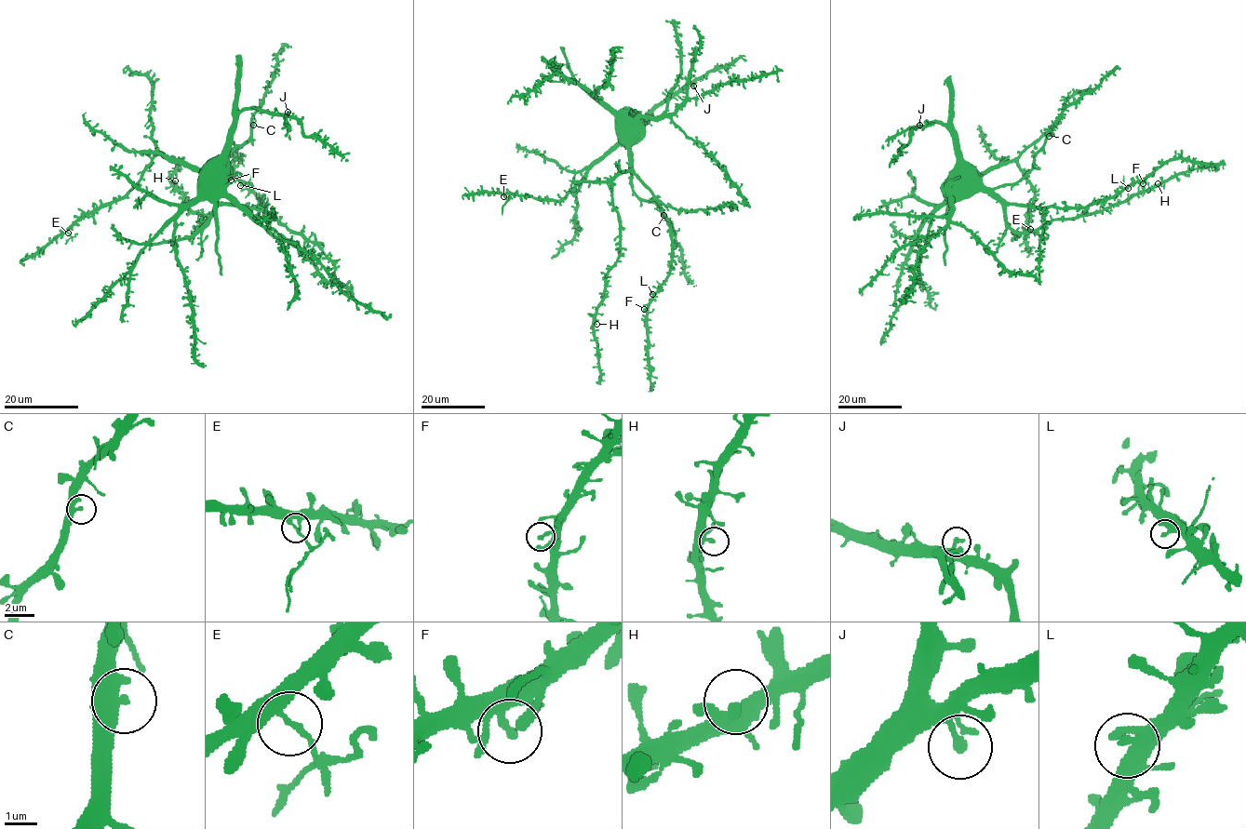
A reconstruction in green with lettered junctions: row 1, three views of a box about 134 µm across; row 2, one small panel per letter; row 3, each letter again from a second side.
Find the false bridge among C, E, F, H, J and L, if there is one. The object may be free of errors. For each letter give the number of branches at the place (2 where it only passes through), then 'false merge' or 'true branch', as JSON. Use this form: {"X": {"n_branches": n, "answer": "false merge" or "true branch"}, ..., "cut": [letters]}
{"C": {"n_branches": 1, "answer": "true branch"}, "E": {"n_branches": 2, "answer": "false merge"}, "F": {"n_branches": 1, "answer": "true branch"}, "H": {"n_branches": 2, "answer": "true branch"}, "J": {"n_branches": 1, "answer": "true branch"}, "L": {"n_branches": 2, "answer": "true branch"}, "cut": ["E"]}

